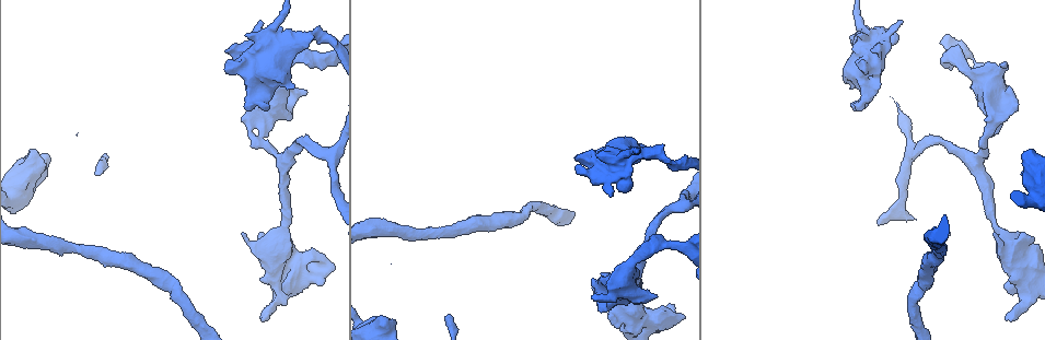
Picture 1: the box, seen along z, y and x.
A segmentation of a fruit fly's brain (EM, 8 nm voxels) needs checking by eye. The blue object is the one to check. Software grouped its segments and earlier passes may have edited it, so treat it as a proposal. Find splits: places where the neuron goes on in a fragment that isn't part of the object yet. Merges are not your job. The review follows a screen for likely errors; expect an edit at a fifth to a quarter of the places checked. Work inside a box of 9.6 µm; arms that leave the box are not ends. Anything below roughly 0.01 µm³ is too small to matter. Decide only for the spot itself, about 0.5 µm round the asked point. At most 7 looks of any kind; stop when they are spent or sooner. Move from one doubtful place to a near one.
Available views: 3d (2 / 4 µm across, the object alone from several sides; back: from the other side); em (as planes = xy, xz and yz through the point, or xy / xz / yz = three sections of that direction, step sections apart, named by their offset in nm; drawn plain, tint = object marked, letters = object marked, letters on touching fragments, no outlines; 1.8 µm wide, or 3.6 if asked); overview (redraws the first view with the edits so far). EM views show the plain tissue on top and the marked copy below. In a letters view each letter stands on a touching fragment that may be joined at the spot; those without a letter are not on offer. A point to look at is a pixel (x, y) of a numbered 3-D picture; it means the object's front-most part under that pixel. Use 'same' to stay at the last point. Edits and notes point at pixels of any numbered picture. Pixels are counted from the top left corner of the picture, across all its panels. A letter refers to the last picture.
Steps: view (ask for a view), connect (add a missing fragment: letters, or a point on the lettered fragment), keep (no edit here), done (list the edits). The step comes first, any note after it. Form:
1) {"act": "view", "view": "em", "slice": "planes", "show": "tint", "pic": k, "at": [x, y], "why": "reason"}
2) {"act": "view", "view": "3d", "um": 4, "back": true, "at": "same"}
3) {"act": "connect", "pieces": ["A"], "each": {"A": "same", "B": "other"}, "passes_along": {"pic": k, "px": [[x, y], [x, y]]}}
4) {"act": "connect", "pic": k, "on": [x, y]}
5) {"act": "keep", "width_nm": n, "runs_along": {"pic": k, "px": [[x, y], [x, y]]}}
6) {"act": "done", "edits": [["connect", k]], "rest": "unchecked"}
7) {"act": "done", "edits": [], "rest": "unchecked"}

{"act": "view", "view": "em", "slice": "planes", "show": "letters", "pic": 1, "at": [994, 233], "why": "branch stops here"}

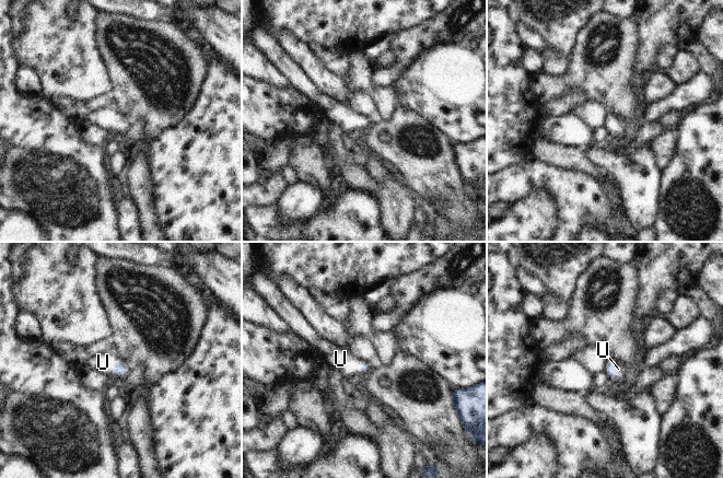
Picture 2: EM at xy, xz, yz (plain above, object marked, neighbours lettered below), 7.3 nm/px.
{"act": "connect", "pieces": ["U"], "each": {"U": "same"}, "passes_along": {"pic": 2, "px": [[610, 365], [614, 369], [618, 369]]}, "found": "the neuron continues"}

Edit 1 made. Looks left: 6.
{"act": "view", "view": "overview"}

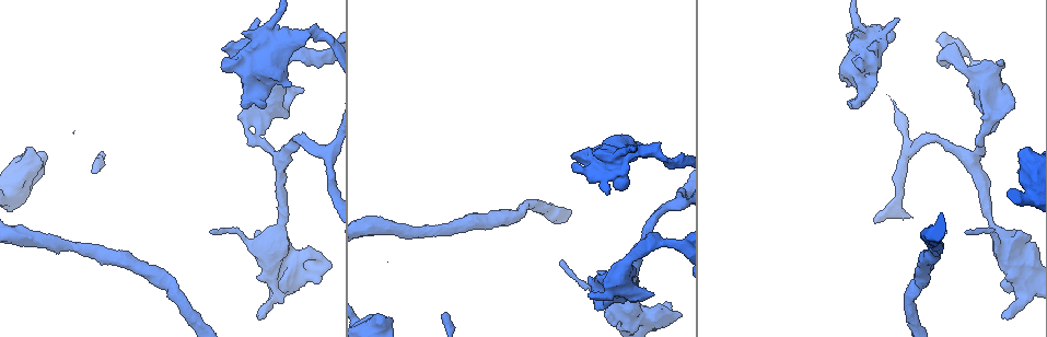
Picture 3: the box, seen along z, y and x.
{"act": "view", "view": "em", "um": 3.6, "slice": "planes", "show": "letters", "pic": 3, "at": [224, 50], "why": "free end"}

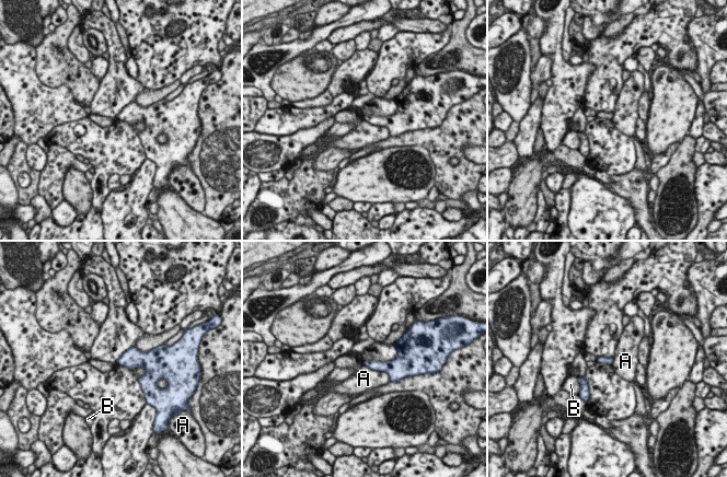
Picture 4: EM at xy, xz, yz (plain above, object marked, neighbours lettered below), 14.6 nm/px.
{"act": "keep", "each": {"A": "other", "B": "other"}, "border": {"pic": 4, "px": [[362, 364], [383, 371], [390, 380]]}, "found": "none of them fits"}

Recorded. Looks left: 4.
{"act": "view", "view": "em", "slice": "planes", "show": "tint", "pic": 3, "at": [243, 108], "why": "branch stops here"}

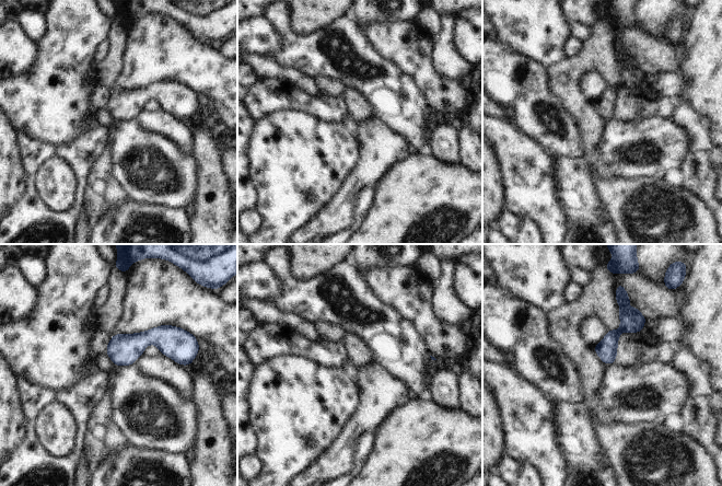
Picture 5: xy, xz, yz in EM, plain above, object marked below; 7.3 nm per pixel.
{"act": "view", "view": "em", "slice": "planes", "show": "letters", "at": "same", "why": "what lies round it"}

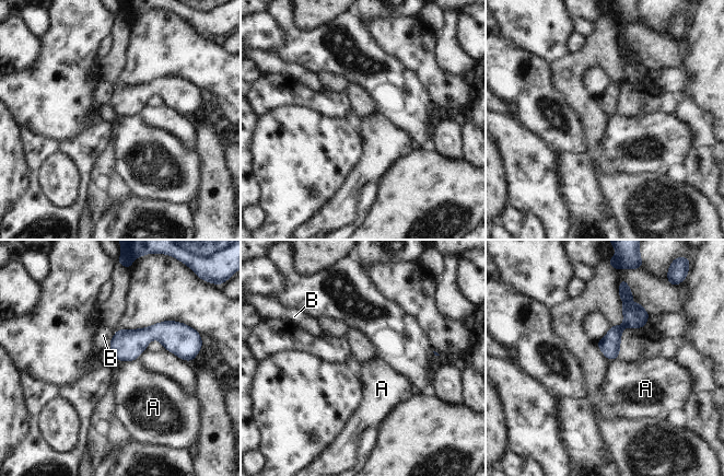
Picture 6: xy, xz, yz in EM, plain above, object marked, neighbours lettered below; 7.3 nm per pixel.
{"act": "keep", "each": {"A": "other", "B": "other"}, "border": {"pic": 6, "px": [[137, 358], [118, 361]]}, "found": "none of them fits"}

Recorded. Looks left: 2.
{"act": "done", "edits": [["connect", 2]], "rest": "unchecked"}

